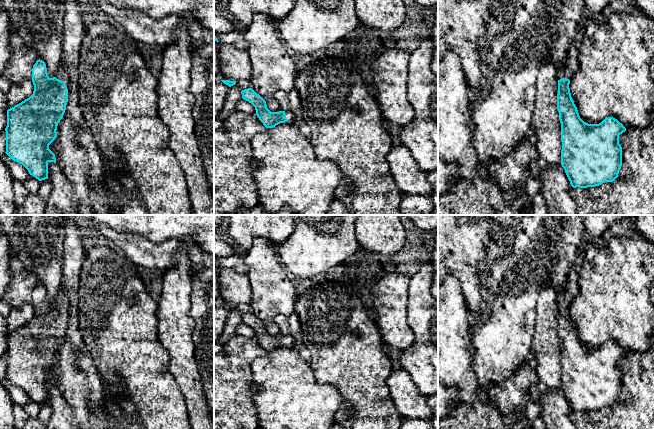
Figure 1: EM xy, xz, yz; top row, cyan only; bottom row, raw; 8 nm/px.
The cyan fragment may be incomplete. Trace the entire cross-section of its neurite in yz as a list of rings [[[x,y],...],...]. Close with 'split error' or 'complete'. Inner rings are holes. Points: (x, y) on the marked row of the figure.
[[[611,0],[601,13],[585,13],[579,23],[575,42],[568,48],[566,60],[558,70],[557,110],[561,123],[561,165],[573,188],[595,187],[605,182],[613,182],[618,177],[622,166],[622,147],[619,144],[619,135],[626,131],[623,124],[613,117],[605,118],[599,124],[584,122],[571,97],[570,79],[579,67],[580,47],[586,25],[589,21],[605,24],[610,14],[629,13],[635,6],[635,0]]] | split error

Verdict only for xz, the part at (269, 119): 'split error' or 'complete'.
split error

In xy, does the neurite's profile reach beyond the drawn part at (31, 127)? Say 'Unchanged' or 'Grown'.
Grown

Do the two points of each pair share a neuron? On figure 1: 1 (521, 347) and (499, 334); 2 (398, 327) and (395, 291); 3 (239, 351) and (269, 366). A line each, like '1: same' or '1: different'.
1: same
2: same
3: different

